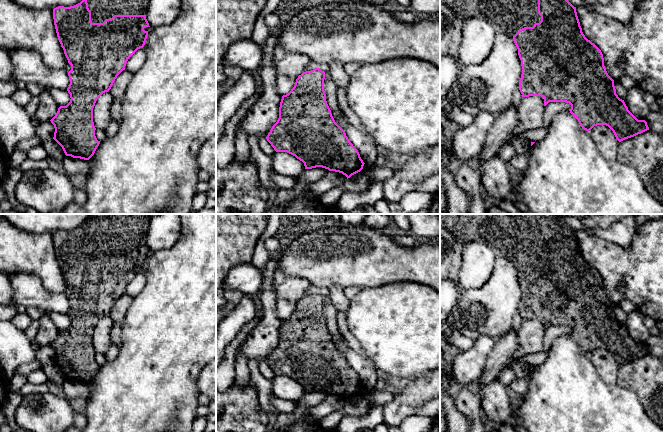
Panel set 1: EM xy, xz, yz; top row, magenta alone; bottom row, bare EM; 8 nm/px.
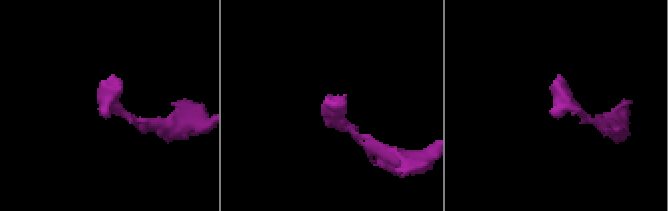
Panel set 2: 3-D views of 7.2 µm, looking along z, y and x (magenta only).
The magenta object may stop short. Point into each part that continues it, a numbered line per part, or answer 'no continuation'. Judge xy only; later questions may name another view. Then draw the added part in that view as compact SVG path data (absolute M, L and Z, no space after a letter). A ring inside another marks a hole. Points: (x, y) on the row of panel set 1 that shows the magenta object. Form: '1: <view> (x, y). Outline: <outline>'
1: xy (101, 10). Outline: M87 0L92 23L103 23L114 15L146 15L150 0Z

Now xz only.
no continuation

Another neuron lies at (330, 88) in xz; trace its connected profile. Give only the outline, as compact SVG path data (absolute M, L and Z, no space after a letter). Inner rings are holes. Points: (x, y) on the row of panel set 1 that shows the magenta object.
M325 72L324 91L326 94L327 104L331 109L331 113L334 115L335 118L340 119L342 117L342 112L338 107L339 103L336 95L337 86L332 81L329 72Z

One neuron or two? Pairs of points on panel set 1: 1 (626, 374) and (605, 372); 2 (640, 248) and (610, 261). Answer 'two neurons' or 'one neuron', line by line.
1: two neurons
2: one neuron

